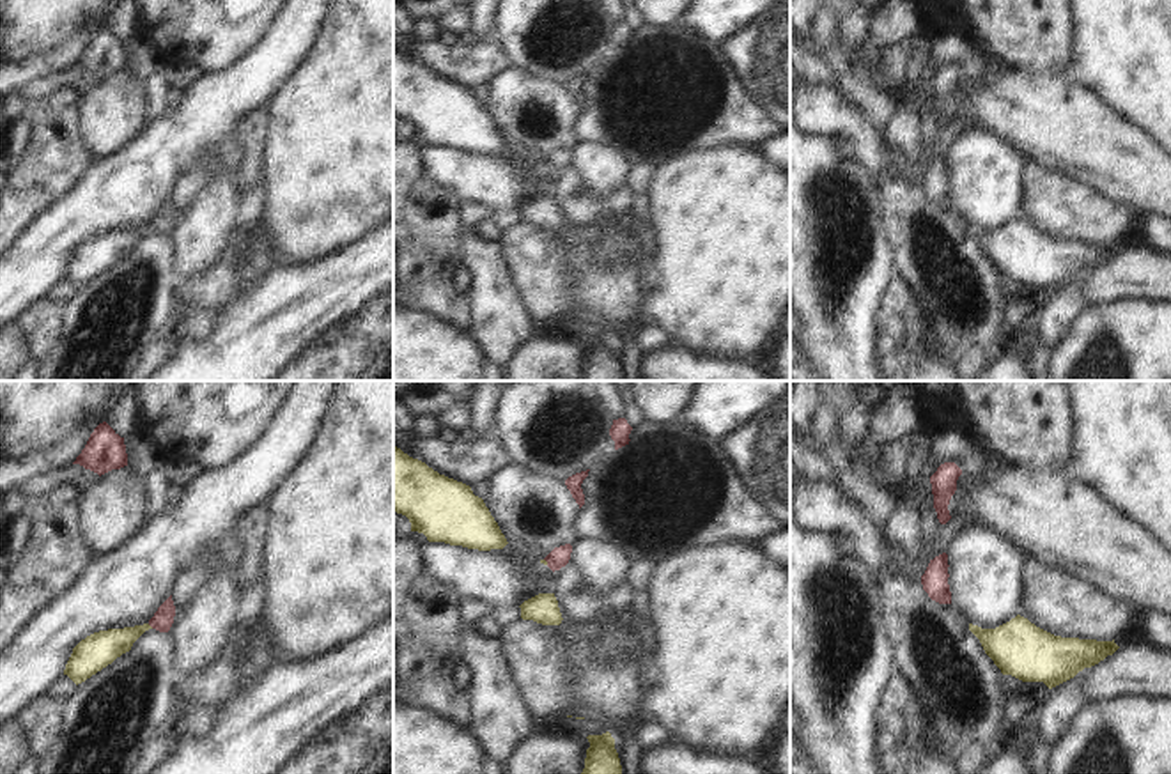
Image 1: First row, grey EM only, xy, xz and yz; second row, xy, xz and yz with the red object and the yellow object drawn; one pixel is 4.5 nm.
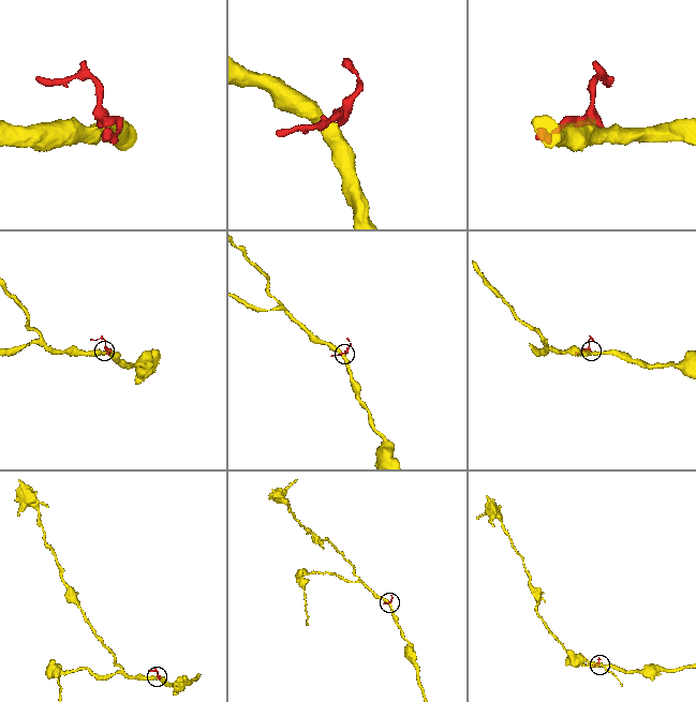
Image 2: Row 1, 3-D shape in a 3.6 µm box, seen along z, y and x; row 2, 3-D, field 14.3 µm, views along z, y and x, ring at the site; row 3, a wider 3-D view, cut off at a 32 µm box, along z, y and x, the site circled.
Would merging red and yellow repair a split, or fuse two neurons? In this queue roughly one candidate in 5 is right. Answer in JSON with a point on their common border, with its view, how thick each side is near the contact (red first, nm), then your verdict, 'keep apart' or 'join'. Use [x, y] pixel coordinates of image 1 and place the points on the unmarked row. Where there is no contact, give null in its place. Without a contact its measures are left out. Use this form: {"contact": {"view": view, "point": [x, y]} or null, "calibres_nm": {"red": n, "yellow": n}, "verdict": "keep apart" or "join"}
{"contact": {"view": "xy", "point": [151, 229]}, "calibres_nm": {"red": 90, "yellow": 160}, "verdict": "keep apart"}

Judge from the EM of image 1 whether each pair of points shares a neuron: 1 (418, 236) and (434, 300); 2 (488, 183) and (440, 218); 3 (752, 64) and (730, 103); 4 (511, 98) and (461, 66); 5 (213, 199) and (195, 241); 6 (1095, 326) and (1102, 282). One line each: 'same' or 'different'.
1: same
2: different
3: different
4: different
5: same
6: different

